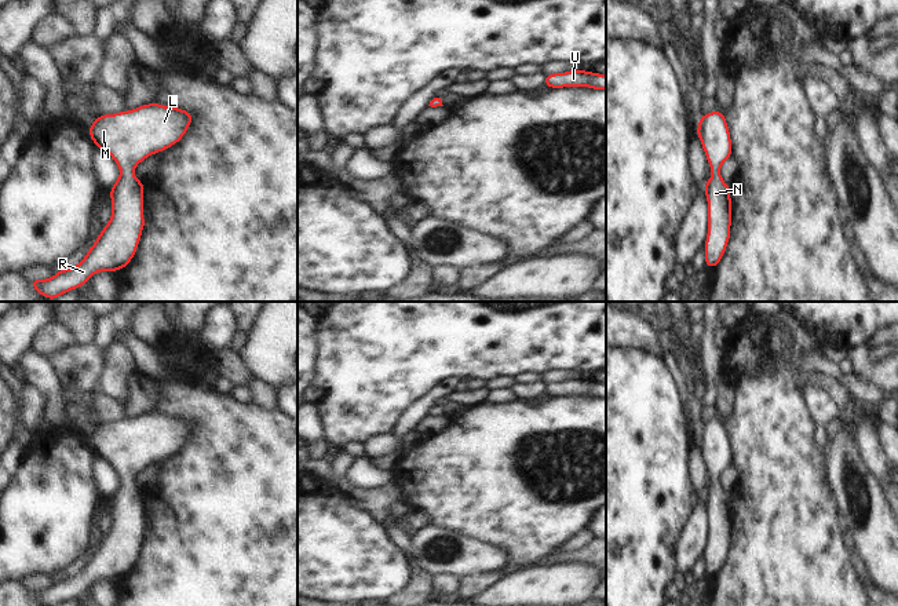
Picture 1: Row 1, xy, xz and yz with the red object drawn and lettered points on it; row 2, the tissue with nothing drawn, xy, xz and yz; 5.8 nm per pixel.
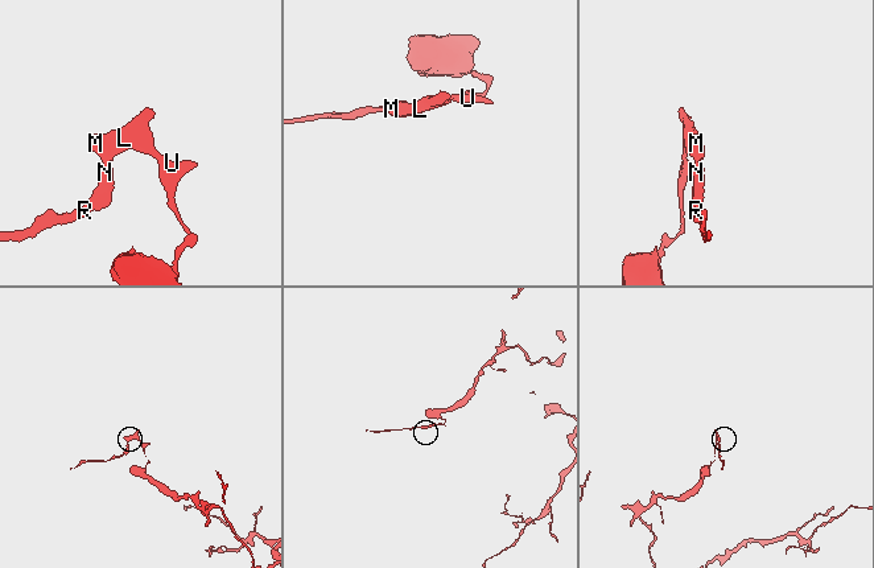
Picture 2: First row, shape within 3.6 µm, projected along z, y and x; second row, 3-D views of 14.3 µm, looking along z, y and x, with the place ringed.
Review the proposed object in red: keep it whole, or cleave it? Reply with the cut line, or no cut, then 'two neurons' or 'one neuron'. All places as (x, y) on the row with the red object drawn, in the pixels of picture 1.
cut none; one neuron

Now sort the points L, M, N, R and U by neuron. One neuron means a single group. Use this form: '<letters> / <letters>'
L M N R U

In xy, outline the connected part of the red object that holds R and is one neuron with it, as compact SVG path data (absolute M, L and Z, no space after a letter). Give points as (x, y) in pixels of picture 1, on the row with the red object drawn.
M158 103L95 118L88 134L121 171L109 190L113 215L81 263L67 270L61 269L47 280L30 280L40 295L55 299L83 286L98 271L113 273L131 262L145 227L145 186L132 171L146 157L178 143L191 121L191 113Z

